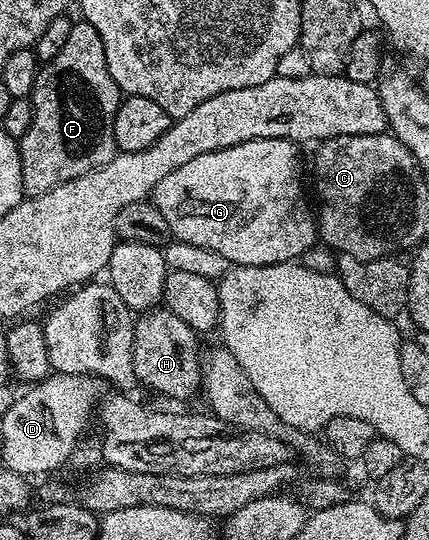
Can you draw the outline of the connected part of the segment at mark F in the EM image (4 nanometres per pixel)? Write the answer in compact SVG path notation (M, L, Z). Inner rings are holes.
M82 20L72 21L65 48L61 48L61 52L57 52L53 60L42 63L30 99L33 120L29 124L29 132L25 132L25 136L18 139L21 180L26 197L41 196L77 176L85 176L85 172L93 172L109 164L109 160L115 158L117 151L113 120L117 116L121 91L113 76L109 76L109 64L105 64L105 44L101 44L101 36L97 36L97 28L93 28L93 24Z

